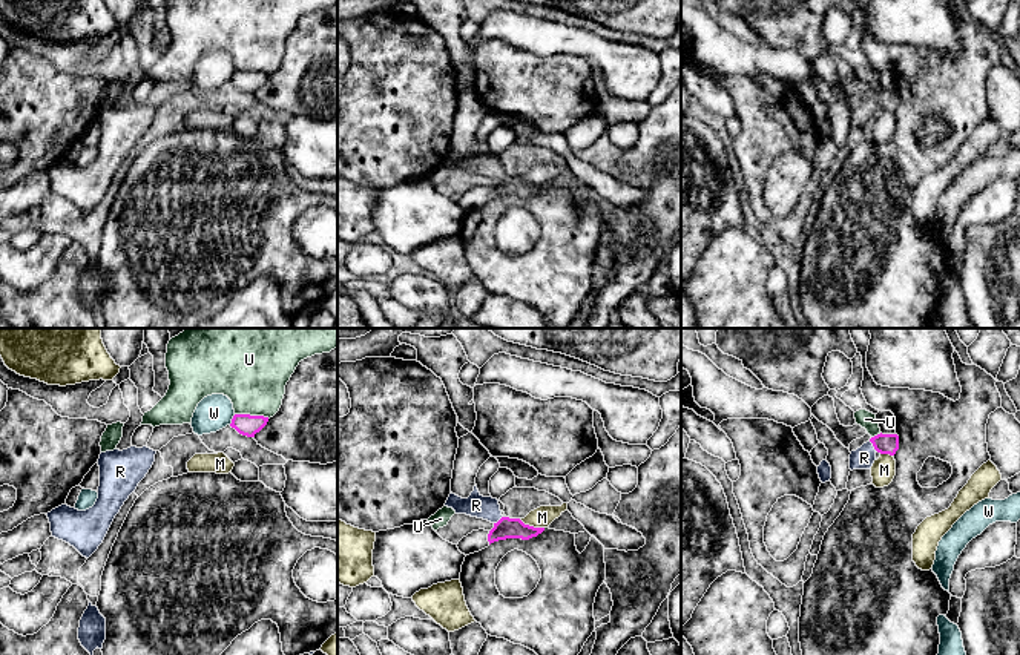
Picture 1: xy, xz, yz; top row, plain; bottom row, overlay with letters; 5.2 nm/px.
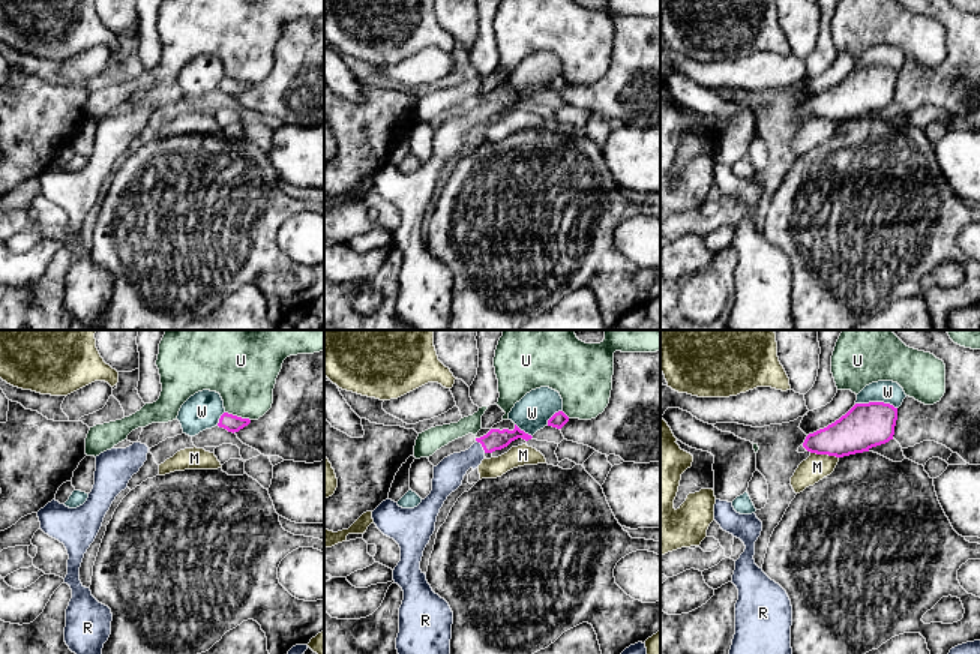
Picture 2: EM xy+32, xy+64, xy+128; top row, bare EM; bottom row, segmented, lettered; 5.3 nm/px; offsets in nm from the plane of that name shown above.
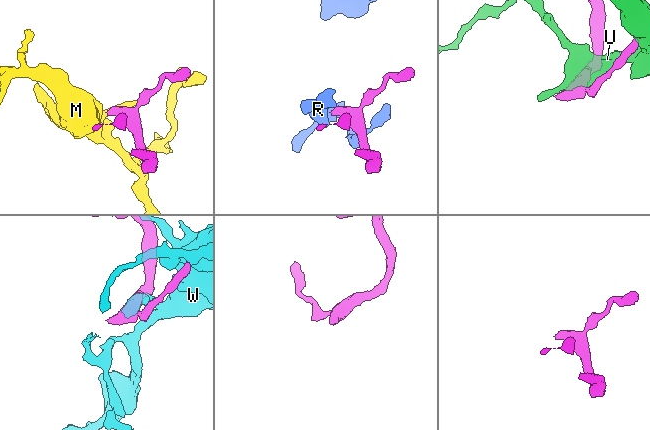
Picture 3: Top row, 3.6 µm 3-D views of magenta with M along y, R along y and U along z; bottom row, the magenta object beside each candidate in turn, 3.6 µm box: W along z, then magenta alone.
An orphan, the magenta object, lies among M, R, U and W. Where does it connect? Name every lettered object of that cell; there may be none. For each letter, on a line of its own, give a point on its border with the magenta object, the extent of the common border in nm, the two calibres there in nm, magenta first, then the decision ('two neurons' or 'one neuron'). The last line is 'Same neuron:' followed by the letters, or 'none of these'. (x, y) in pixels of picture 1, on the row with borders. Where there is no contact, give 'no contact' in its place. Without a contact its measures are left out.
M: xz (531, 526) | 140 nm | 110/110 nm | two neurons
R: yz (873, 445) | 70 nm | 110/120 nm | one neuron
U: xy (252, 416) | 190 nm | 110/400 nm | two neurons
W: xy (232, 419) | 70 nm | 110/190 nm | two neurons
Same neuron: R

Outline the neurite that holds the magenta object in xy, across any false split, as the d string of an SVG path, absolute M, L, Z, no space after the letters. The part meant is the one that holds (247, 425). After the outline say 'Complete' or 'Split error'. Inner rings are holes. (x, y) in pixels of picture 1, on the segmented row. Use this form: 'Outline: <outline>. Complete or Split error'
Outline: M235 414L230 426L242 436L255 437L255 434L259 433L267 422L268 417L264 416Z. Complete

